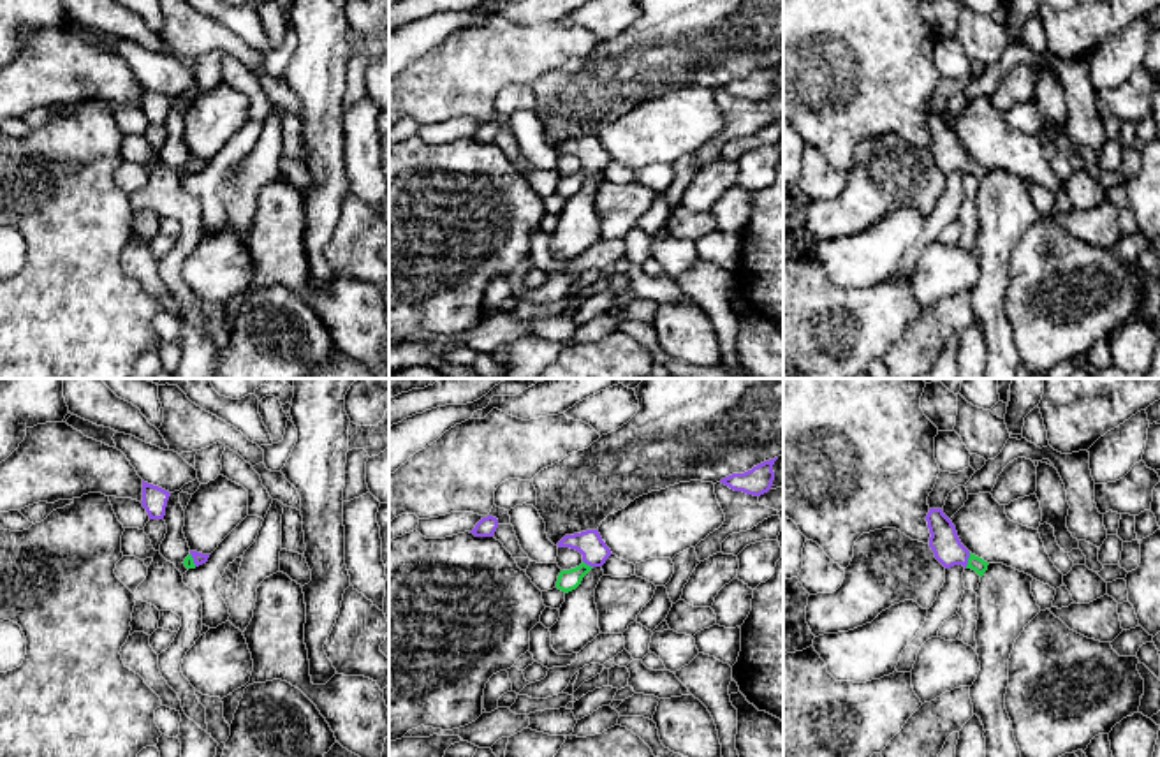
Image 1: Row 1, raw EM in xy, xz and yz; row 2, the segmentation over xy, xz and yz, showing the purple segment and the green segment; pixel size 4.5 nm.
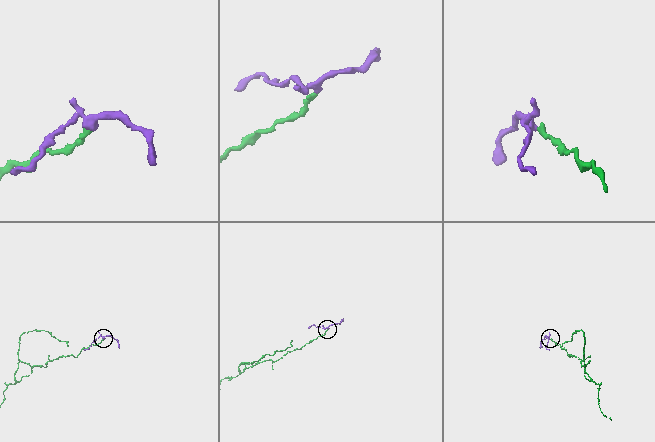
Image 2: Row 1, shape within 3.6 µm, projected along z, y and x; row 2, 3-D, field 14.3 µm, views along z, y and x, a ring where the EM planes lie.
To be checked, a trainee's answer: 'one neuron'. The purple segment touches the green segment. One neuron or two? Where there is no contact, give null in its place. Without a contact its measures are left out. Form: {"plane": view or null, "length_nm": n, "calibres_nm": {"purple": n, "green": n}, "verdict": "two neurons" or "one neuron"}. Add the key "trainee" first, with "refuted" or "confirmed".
{"trainee": "confirmed", "plane": "yz", "length_nm": 80, "calibres_nm": {"purple": 140, "green": 70}, "verdict": "one neuron"}

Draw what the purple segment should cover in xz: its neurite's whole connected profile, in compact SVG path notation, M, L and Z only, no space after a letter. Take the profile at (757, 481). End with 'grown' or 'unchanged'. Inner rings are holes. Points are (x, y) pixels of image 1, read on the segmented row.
M778 458L764 461L745 474L732 474L720 482L734 491L760 496L767 493L775 481L773 465Z; unchanged

